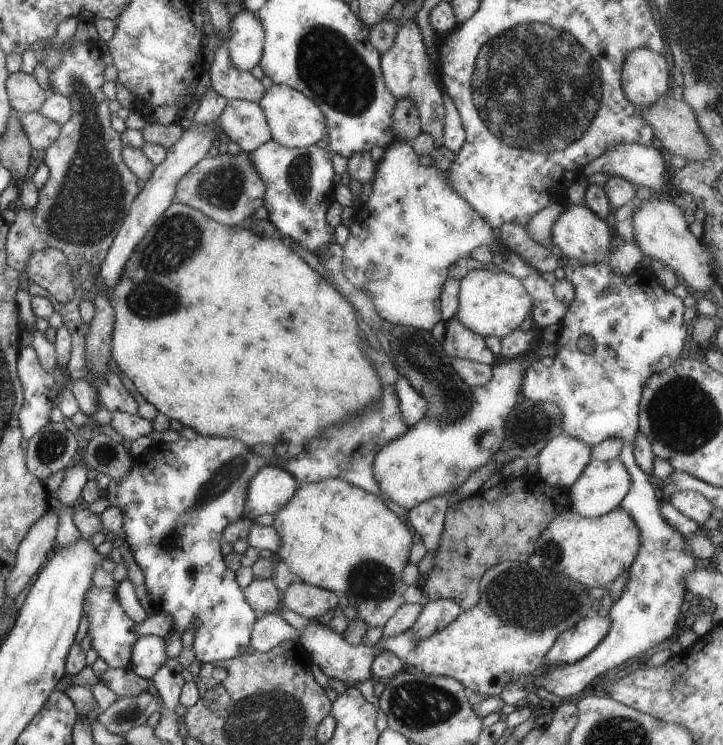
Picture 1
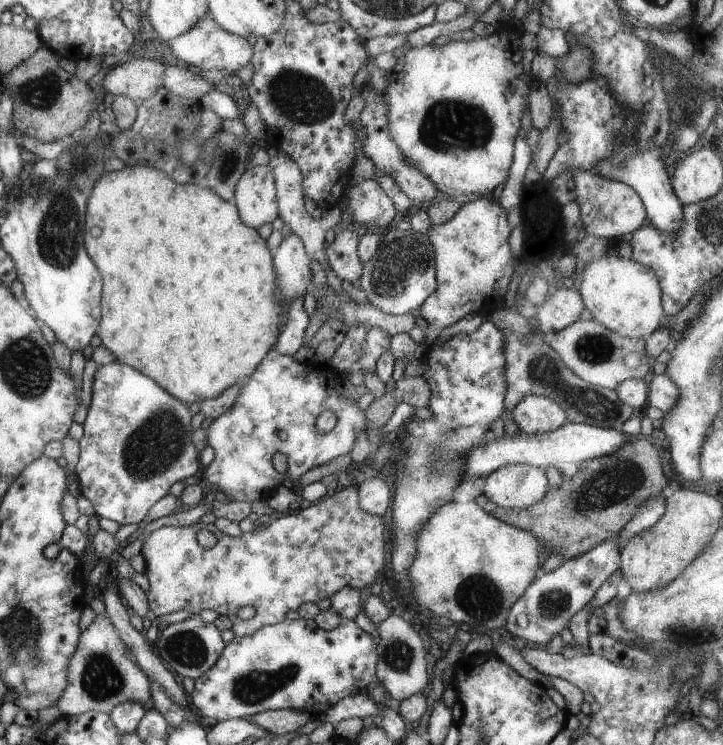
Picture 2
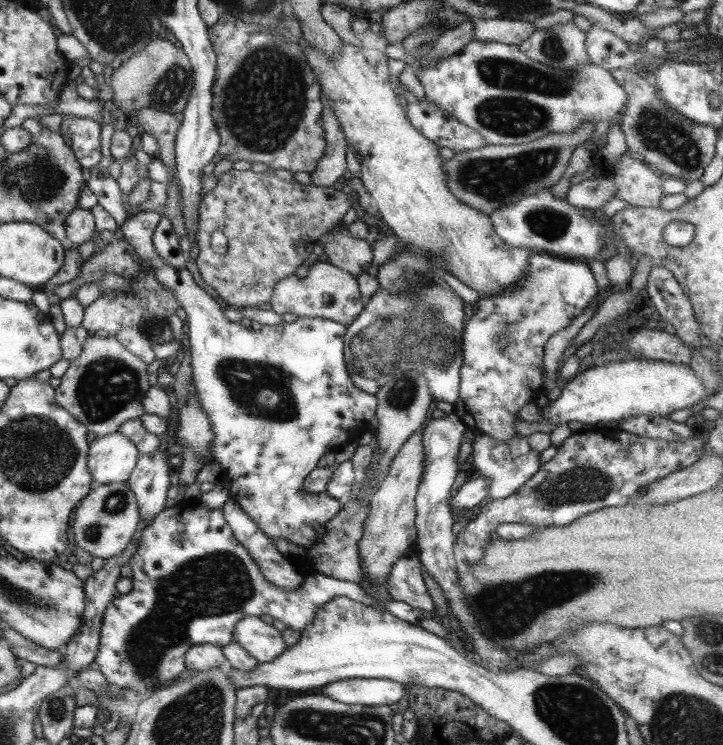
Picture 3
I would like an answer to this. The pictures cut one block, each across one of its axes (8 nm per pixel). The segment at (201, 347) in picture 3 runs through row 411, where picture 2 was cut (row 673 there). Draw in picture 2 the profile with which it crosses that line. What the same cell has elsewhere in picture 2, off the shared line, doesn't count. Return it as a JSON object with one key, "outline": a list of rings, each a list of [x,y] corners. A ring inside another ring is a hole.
{"outline":[[[283,619],[277,624],[262,626],[250,635],[242,637],[233,635],[233,638],[229,642],[224,643],[221,654],[219,654],[217,660],[211,665],[211,668],[207,672],[203,672],[197,680],[194,680],[194,688],[190,694],[191,704],[197,708],[197,712],[201,716],[212,718],[215,722],[225,719],[243,719],[245,716],[251,716],[251,714],[275,709],[297,709],[298,711],[308,712],[312,717],[316,717],[323,714],[328,708],[331,708],[333,704],[337,704],[341,698],[363,691],[370,684],[379,684],[379,680],[375,676],[375,662],[377,660],[376,646],[373,638],[363,630],[357,628],[353,619],[342,620],[337,628],[330,631],[319,628],[313,620],[296,619],[291,621],[289,619]]]}

